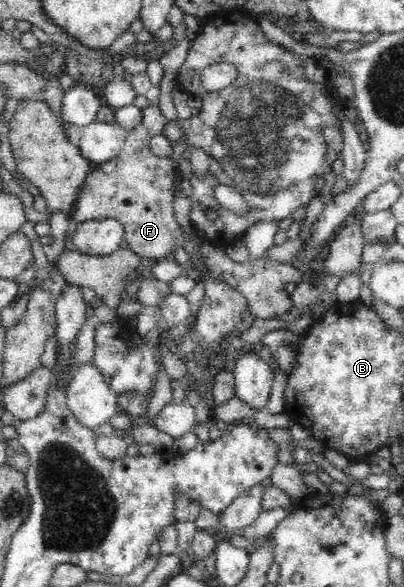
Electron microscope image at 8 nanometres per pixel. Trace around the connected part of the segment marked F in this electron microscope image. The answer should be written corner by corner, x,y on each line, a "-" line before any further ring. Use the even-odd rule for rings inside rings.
158,106
142,108
142,115
142,124
134,130
128,130
120,154
109,161
92,165
78,192
71,219
73,224
78,224
86,220
115,218
124,225
129,249
140,258
159,260
177,249
175,233
180,230
173,209
177,161
171,157
156,156
149,147
150,140
156,134
163,134
163,128
169,120

